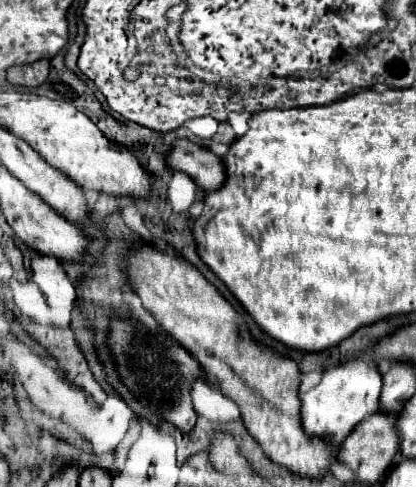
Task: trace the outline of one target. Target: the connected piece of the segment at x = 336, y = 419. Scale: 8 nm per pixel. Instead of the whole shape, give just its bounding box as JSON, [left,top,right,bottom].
[301,359,383,445]

